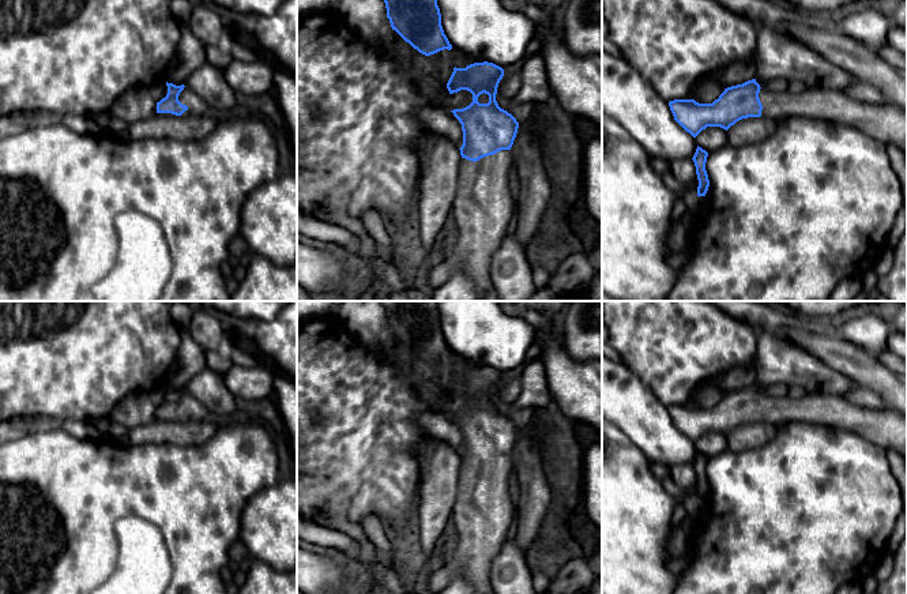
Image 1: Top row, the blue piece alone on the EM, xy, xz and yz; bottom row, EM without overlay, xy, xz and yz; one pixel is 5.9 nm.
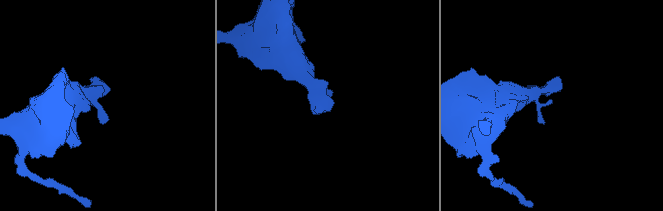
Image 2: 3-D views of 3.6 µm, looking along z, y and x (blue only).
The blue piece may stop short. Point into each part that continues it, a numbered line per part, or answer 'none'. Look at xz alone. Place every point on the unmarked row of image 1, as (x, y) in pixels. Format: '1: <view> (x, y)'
1: xz (484, 515)

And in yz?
1: yz (887, 428)

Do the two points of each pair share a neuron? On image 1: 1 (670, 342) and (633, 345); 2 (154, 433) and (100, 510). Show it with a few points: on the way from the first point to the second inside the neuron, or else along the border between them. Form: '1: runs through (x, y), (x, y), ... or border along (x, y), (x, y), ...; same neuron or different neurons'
1: runs through (661, 342), (643, 342); same neuron
2: border along (179, 444), (131, 446); different neurons

